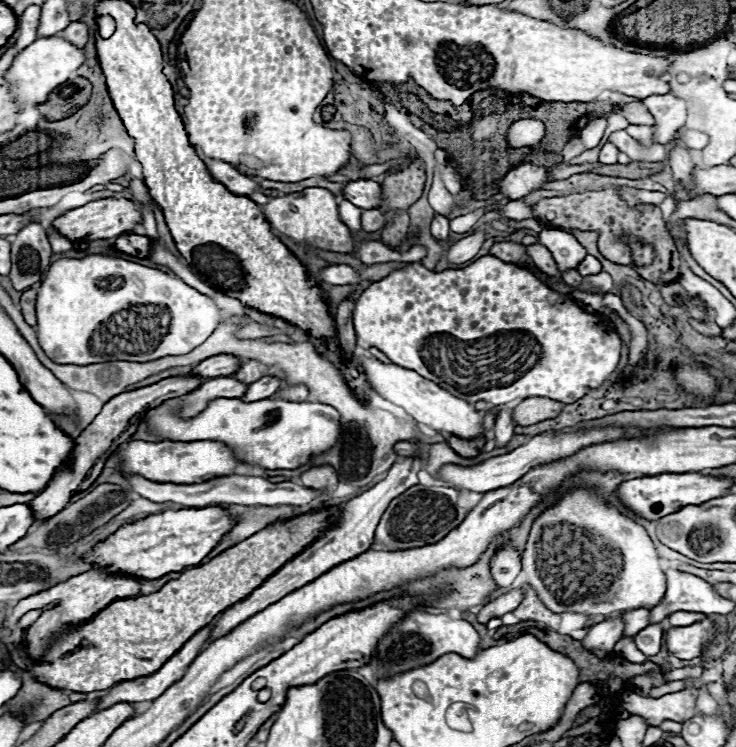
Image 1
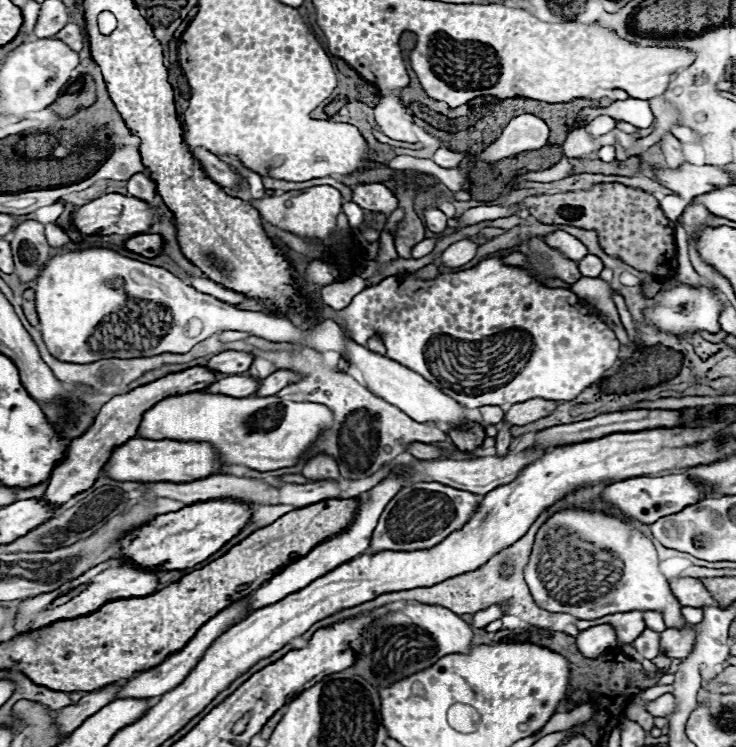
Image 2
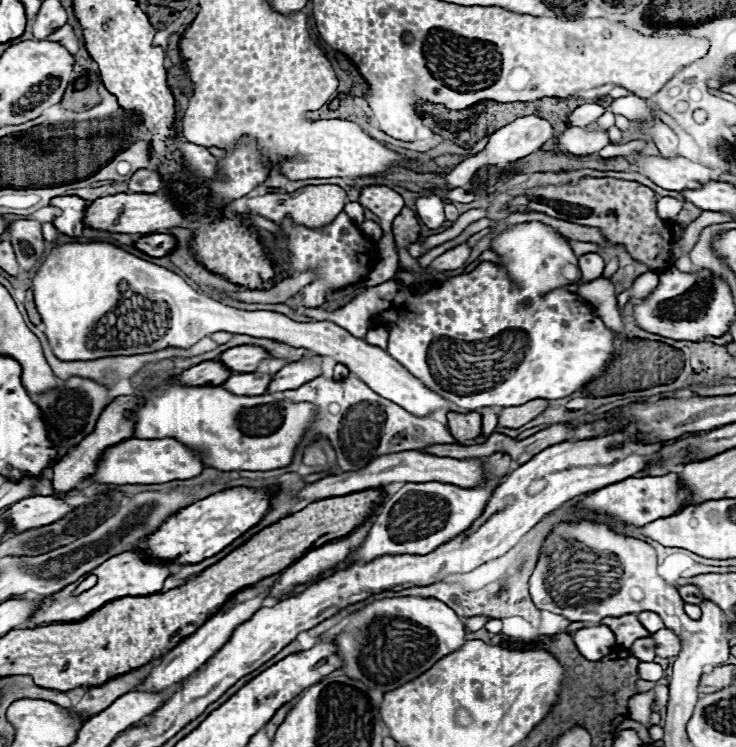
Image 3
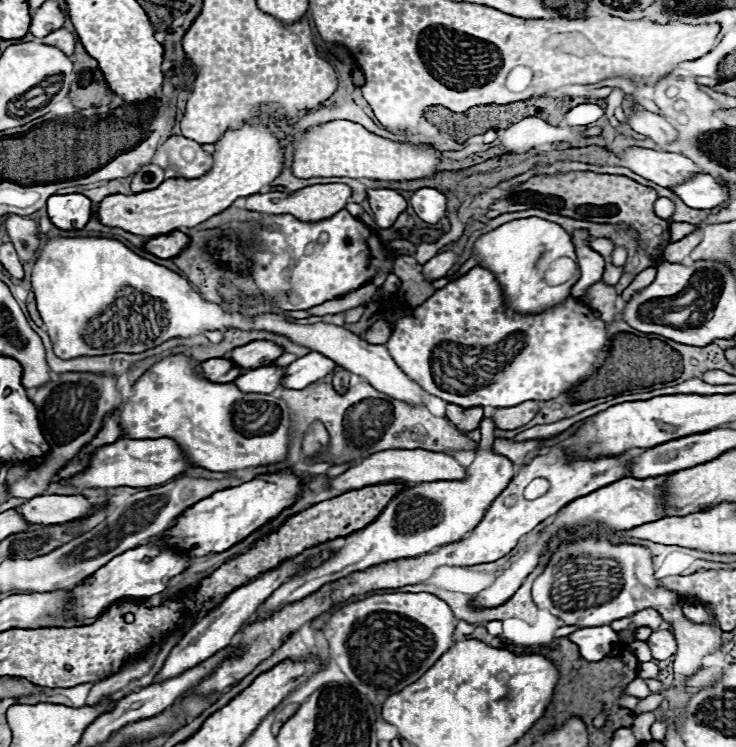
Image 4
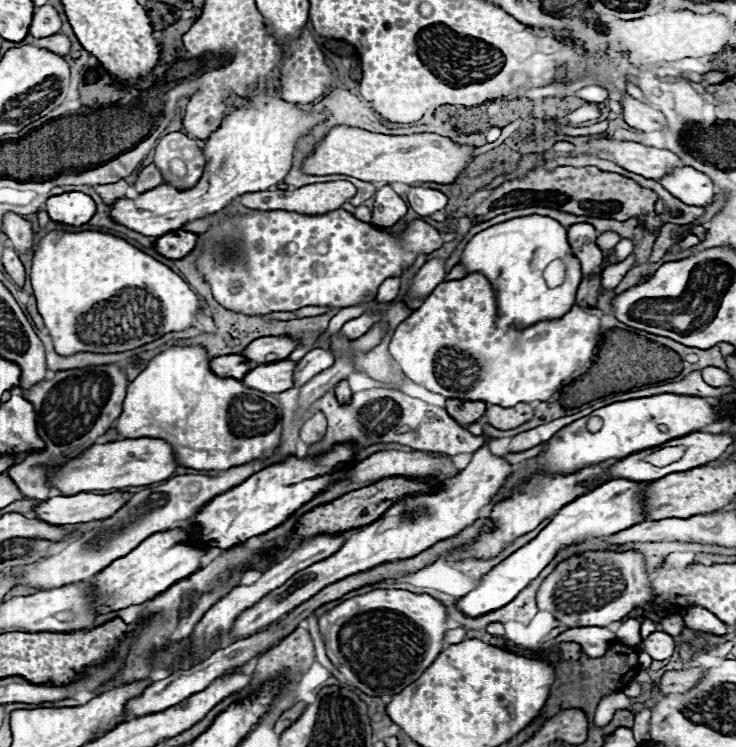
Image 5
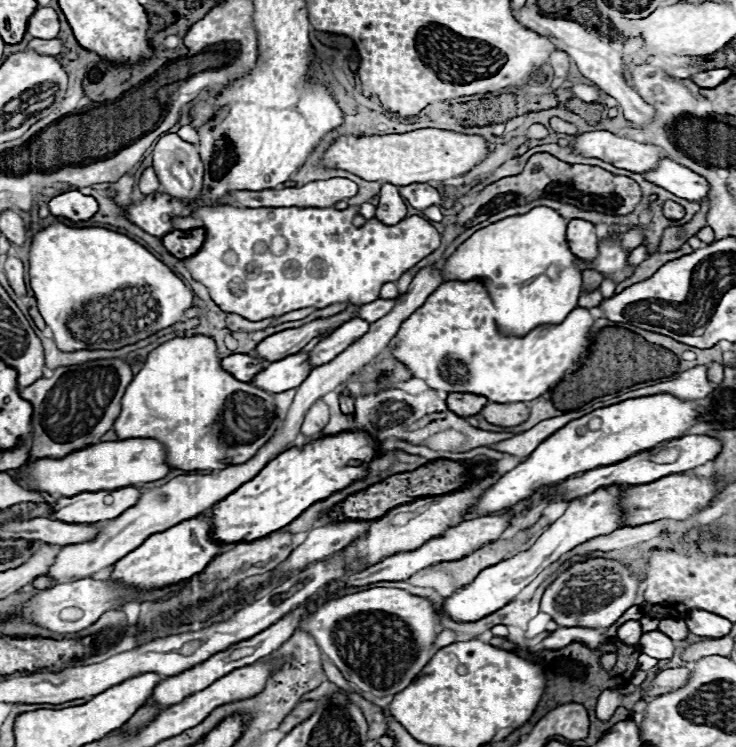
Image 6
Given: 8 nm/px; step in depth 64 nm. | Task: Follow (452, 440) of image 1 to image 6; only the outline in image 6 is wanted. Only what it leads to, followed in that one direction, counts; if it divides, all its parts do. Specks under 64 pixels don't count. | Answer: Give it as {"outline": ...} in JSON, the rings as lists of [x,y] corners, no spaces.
{"outline":[[[448,394],[448,400],[446,400],[448,408],[456,412],[456,416],[464,416],[464,418],[480,414],[486,402],[488,400],[484,396],[474,396],[474,394]]]}

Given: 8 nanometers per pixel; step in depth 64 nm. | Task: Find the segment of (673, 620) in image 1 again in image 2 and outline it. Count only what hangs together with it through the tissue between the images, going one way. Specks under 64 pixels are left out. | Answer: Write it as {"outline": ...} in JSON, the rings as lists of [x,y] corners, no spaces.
{"outline":[[[682,608],[682,618],[686,624],[698,624],[698,622],[702,622],[704,614],[700,608]]]}

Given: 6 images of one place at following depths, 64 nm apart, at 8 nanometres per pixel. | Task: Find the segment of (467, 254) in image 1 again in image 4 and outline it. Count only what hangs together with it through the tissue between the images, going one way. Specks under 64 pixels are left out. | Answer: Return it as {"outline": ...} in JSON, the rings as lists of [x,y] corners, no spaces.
{"outline":[[[442,252],[424,264],[424,276],[428,282],[446,276],[446,272],[460,260],[458,252]]]}

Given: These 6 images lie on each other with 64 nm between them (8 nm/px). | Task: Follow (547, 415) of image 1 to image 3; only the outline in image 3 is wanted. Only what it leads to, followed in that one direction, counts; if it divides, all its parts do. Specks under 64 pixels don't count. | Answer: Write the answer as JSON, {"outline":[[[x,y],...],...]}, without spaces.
{"outline":[[[530,400],[528,404],[520,404],[520,406],[500,410],[498,422],[504,428],[520,428],[520,426],[528,424],[530,420],[534,420],[536,416],[540,416],[546,408],[548,408],[548,400]]]}

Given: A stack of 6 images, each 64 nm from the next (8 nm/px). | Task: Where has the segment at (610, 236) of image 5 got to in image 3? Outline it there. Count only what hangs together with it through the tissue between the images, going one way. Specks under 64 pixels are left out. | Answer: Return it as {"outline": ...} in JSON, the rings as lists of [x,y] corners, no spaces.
{"outline":[[[568,240],[568,244],[570,244],[570,248],[572,248],[572,252],[574,252],[576,256],[582,256],[584,252],[597,252],[599,250],[598,245],[590,244],[590,242]]]}

